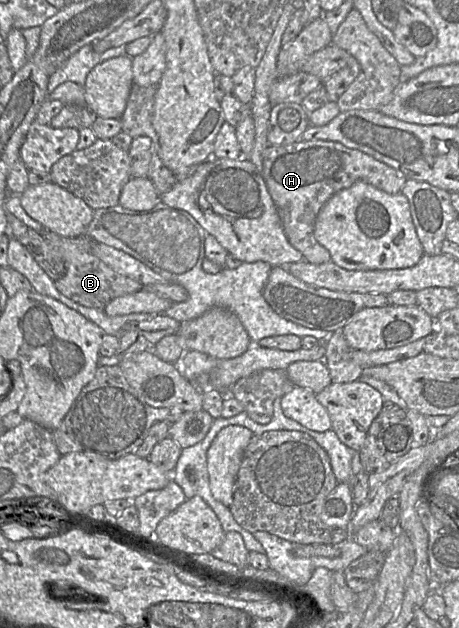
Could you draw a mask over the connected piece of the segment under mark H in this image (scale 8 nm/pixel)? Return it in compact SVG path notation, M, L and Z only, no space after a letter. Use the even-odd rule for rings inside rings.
M328 140L269 145L263 153L261 173L288 241L301 252L303 260L312 264L331 260L328 250L314 237L314 225L320 209L335 193L362 181L388 194L398 194L407 180L401 171L372 156Z

